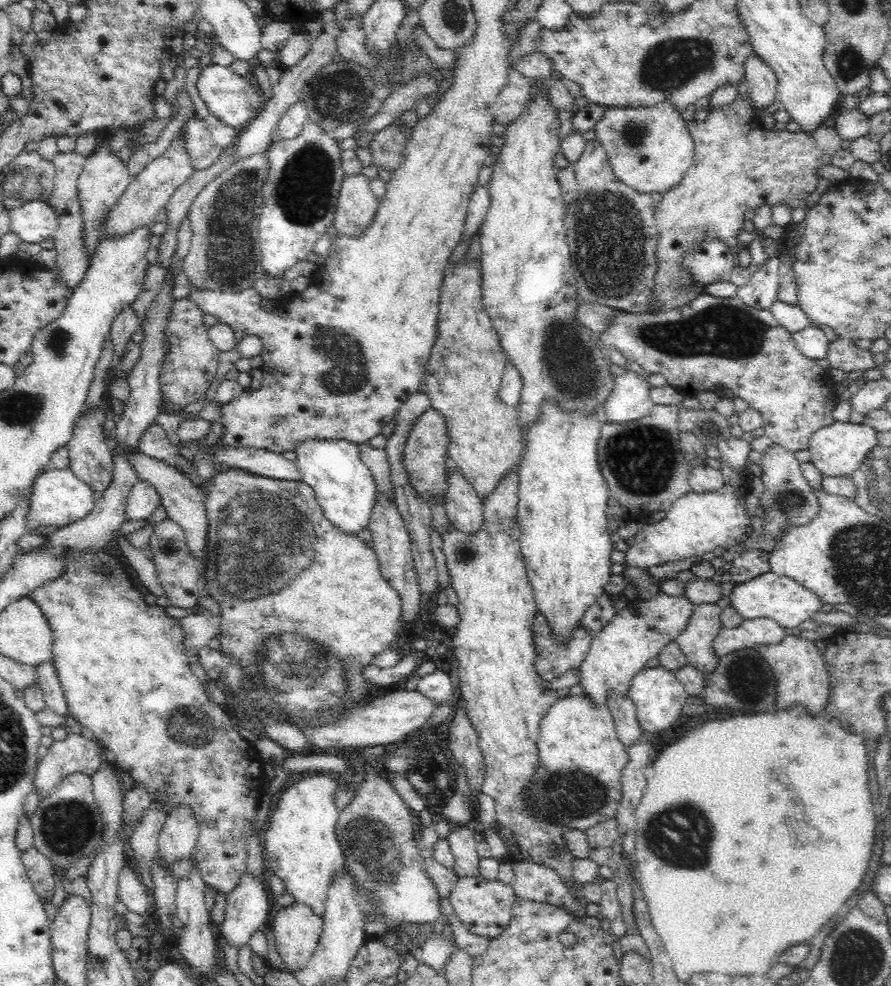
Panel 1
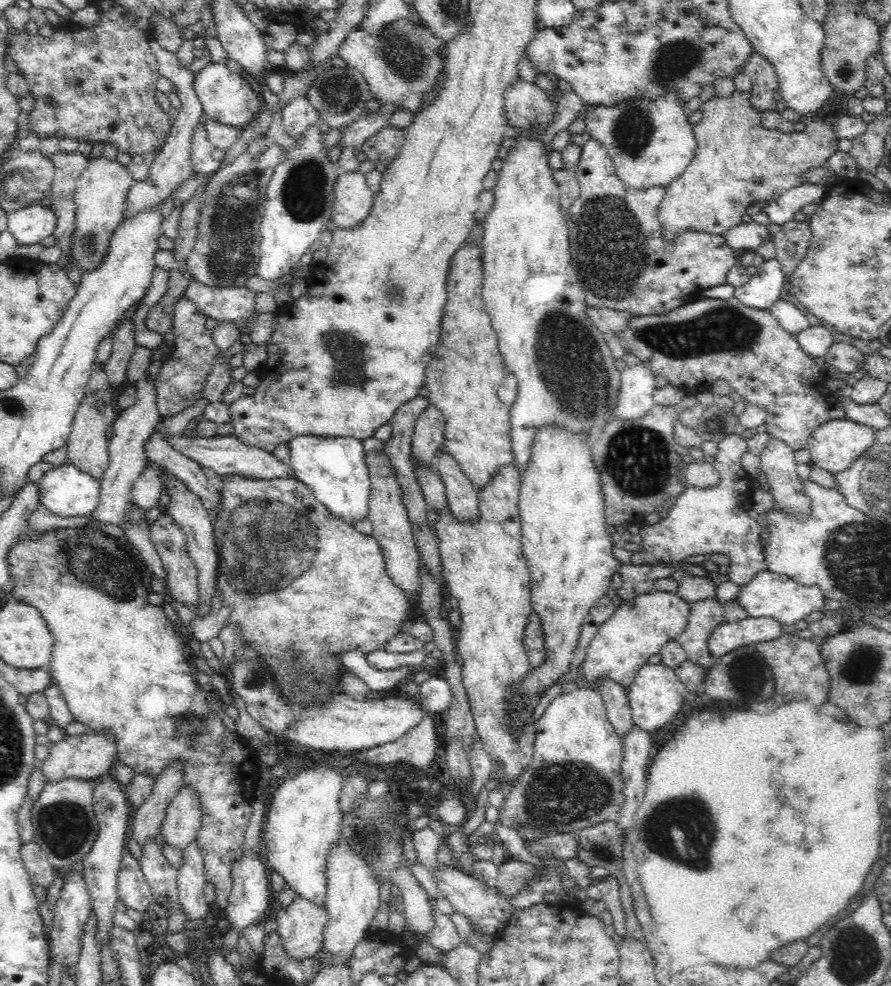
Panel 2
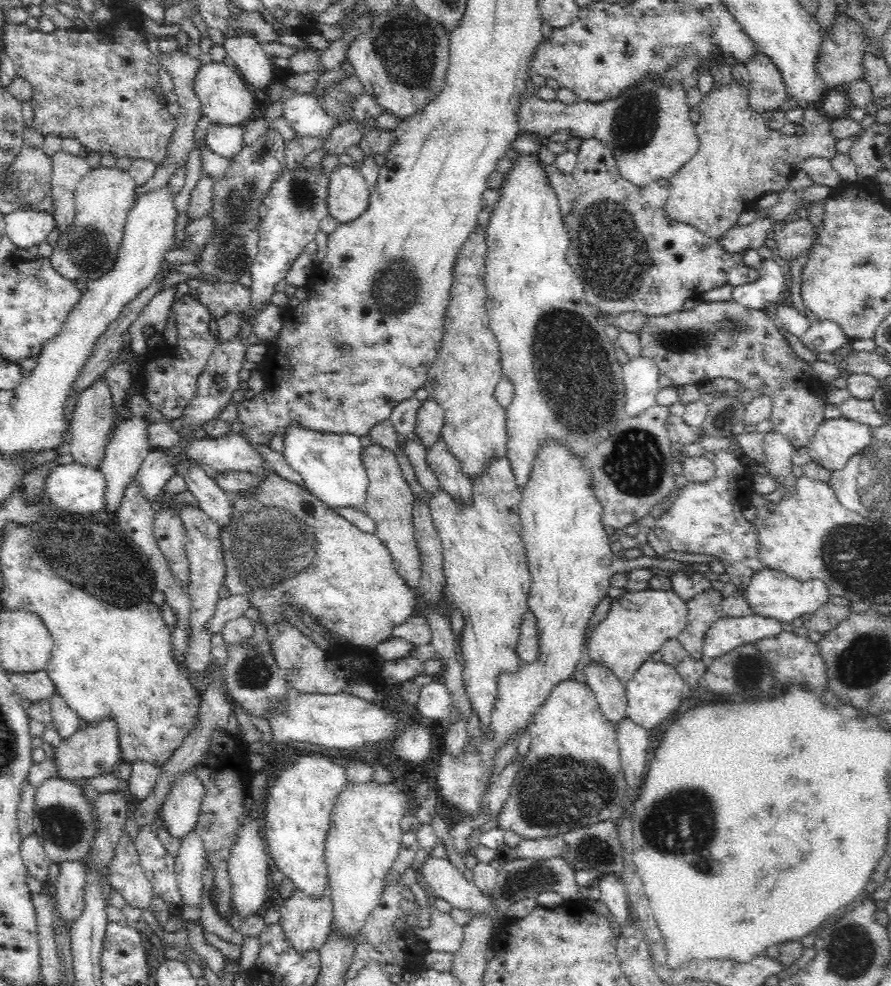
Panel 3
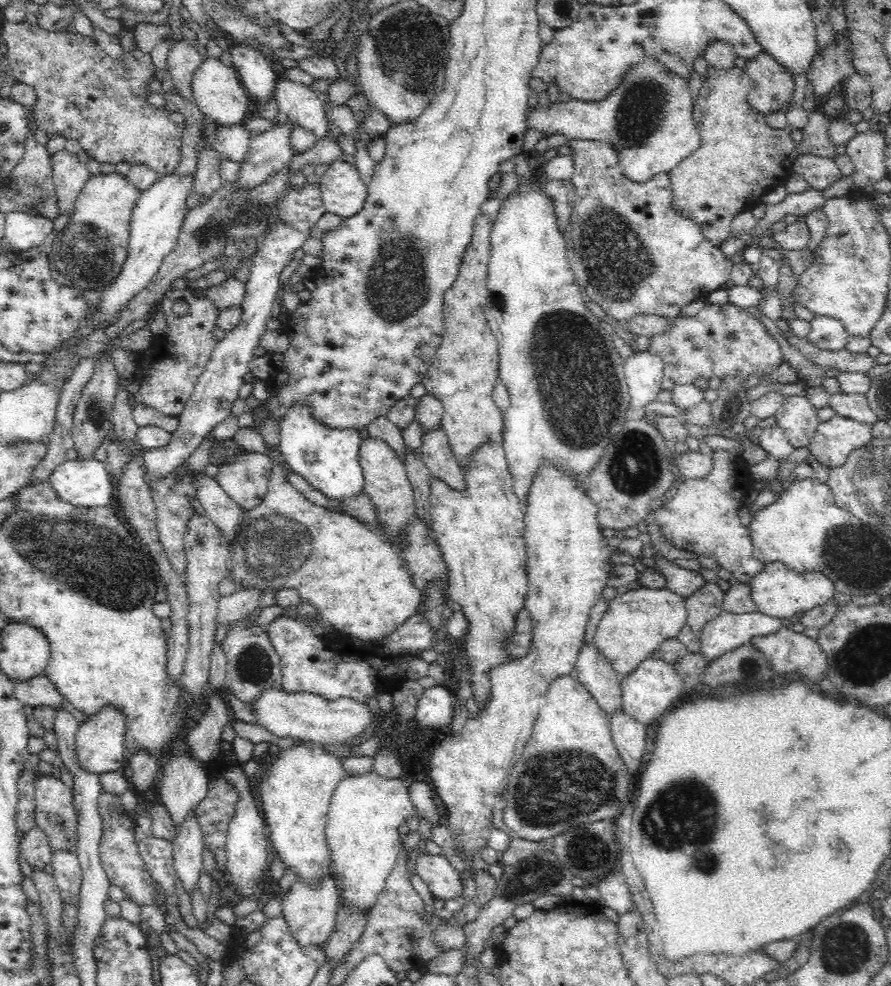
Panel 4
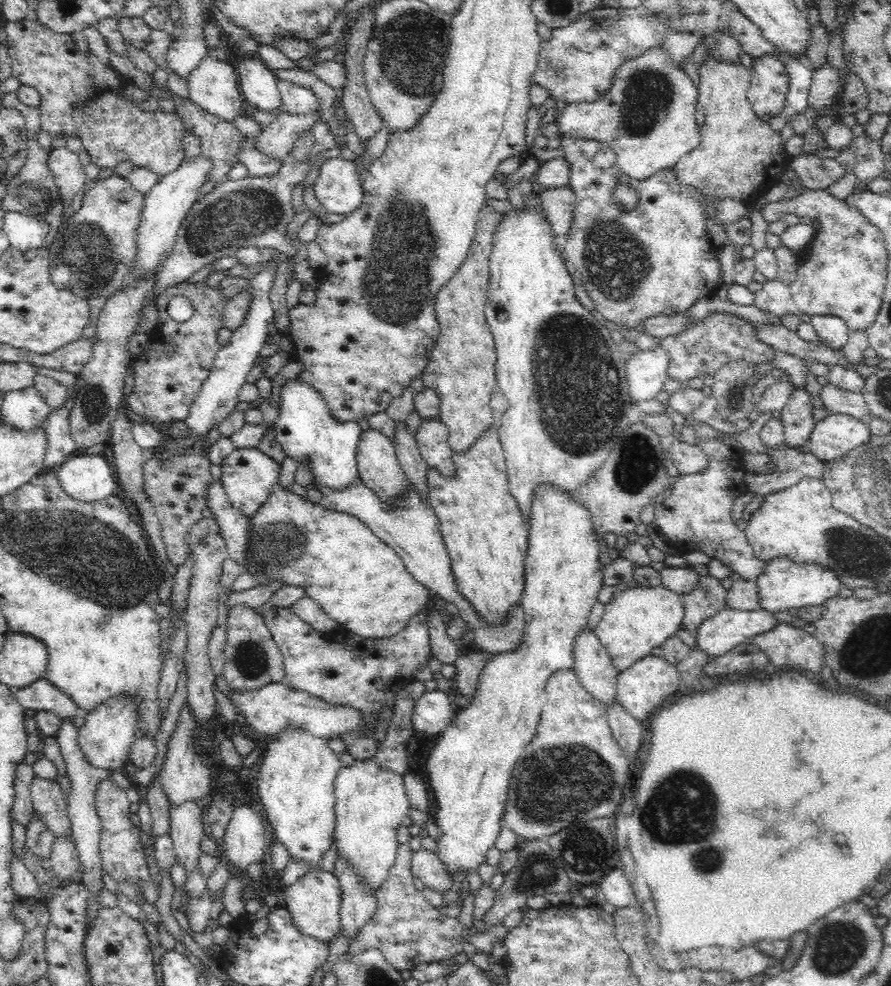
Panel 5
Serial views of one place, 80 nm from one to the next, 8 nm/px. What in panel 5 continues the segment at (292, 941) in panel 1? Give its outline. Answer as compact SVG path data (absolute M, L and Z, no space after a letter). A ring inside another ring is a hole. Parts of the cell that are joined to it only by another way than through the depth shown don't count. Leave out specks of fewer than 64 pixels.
M310 869L284 892L282 907L293 917L298 932L316 940L330 941L341 927L341 888L337 876L322 869Z

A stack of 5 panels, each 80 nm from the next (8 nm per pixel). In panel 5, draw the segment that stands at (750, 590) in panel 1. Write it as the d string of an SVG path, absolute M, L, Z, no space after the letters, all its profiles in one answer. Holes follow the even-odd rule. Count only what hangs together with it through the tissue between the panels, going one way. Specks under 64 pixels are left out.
M789 557L769 560L764 572L756 578L755 583L758 589L758 605L772 614L821 605L831 596L836 596L841 588L841 580L838 580L837 573L833 573L823 565L799 565Z

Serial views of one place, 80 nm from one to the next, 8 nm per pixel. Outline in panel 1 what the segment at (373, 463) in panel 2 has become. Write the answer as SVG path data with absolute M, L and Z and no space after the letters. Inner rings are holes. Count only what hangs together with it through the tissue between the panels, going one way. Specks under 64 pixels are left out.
M379 493L375 498L375 505L372 509L369 525L367 526L368 530L370 530L373 537L373 551L377 555L378 559L378 568L381 569L382 576L385 577L386 583L390 585L390 588L393 588L394 591L398 593L398 596L401 597L401 623L402 628L404 625L412 625L416 622L416 616L418 616L418 612L420 612L420 599L421 588L419 585L418 577L416 571L414 570L412 553L410 553L410 535L408 535L408 530L404 527L404 521L402 521L402 517L400 513L398 513L398 509L396 509L396 505L394 503L388 502L384 496L381 496Z

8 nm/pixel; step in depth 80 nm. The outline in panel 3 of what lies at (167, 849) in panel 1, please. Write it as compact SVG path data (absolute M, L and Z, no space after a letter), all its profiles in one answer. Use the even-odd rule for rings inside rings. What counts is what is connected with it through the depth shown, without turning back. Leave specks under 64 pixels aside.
M193 770L175 778L161 810L162 824L170 836L183 841L187 834L196 830L201 802L205 795L202 781Z

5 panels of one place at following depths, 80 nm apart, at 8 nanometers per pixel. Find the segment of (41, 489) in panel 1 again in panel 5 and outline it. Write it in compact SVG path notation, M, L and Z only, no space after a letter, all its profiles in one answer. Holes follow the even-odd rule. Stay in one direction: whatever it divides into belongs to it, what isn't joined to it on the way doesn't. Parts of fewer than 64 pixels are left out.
M74 455L56 471L58 484L74 500L101 501L118 489L117 479L104 456Z

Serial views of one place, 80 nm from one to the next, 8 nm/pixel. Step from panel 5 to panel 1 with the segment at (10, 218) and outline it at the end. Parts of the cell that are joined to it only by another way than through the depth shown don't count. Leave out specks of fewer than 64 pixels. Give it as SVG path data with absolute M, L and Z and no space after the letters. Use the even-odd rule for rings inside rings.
M32 200L26 205L13 209L9 212L11 217L10 231L15 232L20 240L24 242L38 242L41 243L46 238L50 238L54 231L58 229L60 216L55 212L46 201Z

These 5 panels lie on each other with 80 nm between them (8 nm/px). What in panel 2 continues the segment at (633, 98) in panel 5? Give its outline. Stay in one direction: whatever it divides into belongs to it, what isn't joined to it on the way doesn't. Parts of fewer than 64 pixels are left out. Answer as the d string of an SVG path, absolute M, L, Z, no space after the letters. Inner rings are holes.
M519 77L514 84L506 88L504 94L504 116L510 126L546 126L552 122L554 103L536 83L529 83ZM670 90L664 92L662 95L658 96L657 99L630 99L629 101L624 101L620 104L610 105L610 108L606 108L606 105L596 105L590 108L590 112L586 112L586 128L588 128L588 134L590 134L592 139L602 144L602 147L607 151L610 159L613 161L613 166L618 178L624 182L627 186L638 189L650 189L650 188L664 188L667 189L674 180L678 180L680 176L686 171L686 168L691 164L694 159L695 151L697 148L696 139L694 138L692 132L692 125L688 123L688 116L682 111L682 102L678 99L677 92Z

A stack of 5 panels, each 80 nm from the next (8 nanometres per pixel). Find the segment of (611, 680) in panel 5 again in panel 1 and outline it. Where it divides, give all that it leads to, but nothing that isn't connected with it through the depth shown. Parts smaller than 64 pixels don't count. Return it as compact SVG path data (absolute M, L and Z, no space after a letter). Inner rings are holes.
M610 692L607 697L606 706L613 716L617 737L629 749L630 746L635 745L635 742L645 734L641 724L638 722L634 702L627 697L620 697L616 693Z

